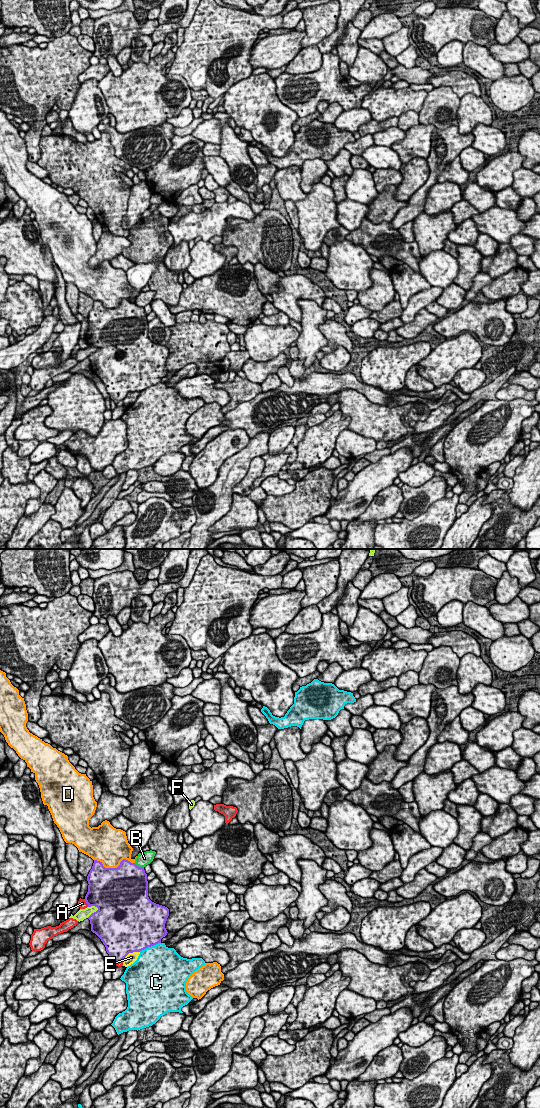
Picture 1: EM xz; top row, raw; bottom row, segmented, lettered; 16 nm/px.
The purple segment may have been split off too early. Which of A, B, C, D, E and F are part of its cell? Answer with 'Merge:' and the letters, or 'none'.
Merge: none

